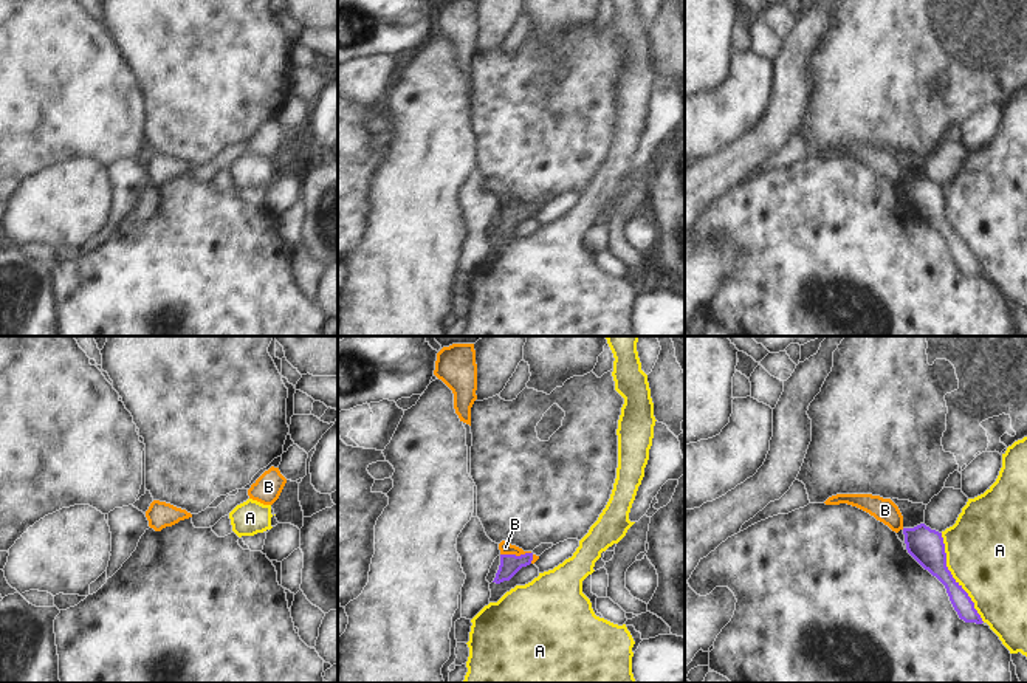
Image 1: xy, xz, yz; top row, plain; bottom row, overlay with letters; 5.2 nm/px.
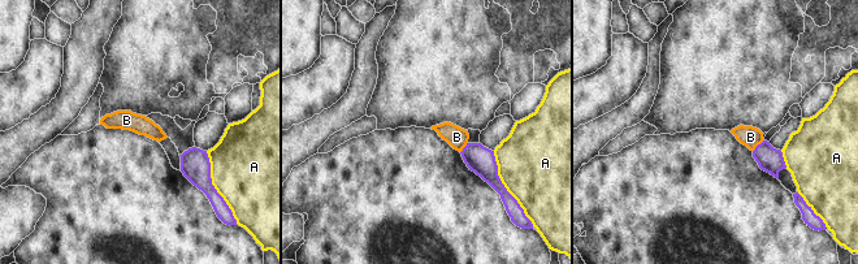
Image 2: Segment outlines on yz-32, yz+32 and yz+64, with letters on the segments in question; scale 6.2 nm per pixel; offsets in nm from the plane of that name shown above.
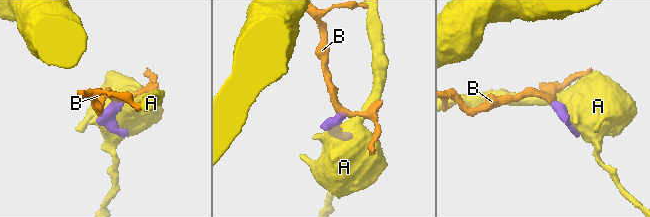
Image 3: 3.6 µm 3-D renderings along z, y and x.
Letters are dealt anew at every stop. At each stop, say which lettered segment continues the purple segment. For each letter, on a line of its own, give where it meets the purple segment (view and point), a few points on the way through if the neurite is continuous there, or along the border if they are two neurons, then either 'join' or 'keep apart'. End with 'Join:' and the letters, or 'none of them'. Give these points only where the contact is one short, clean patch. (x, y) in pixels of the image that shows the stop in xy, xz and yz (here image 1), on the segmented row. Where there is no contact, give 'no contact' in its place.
A: meets purple in yz at (953, 578); keep apart
B: meets purple in xz at (521, 555); border along xz (501, 553), (530, 553), (533, 559); keep apart
Join: none of them

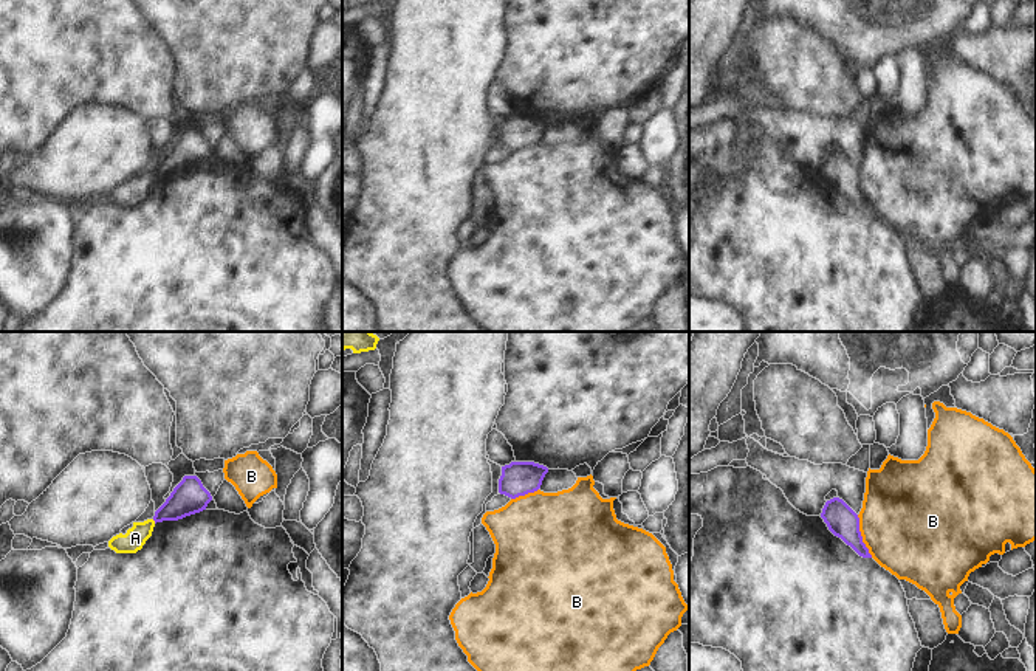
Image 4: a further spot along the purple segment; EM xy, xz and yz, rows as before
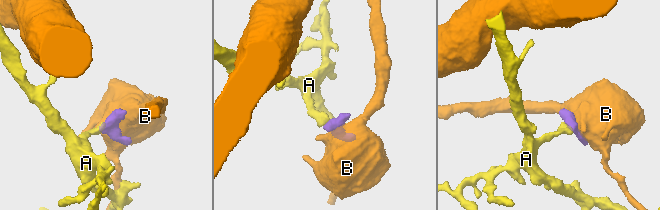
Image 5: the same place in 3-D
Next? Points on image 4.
A: meets purple in xy at (154, 519); border along xy (152, 519), (155, 523); keep apart
B: meets purple in yz at (861, 536); keep apart
Join: none of them

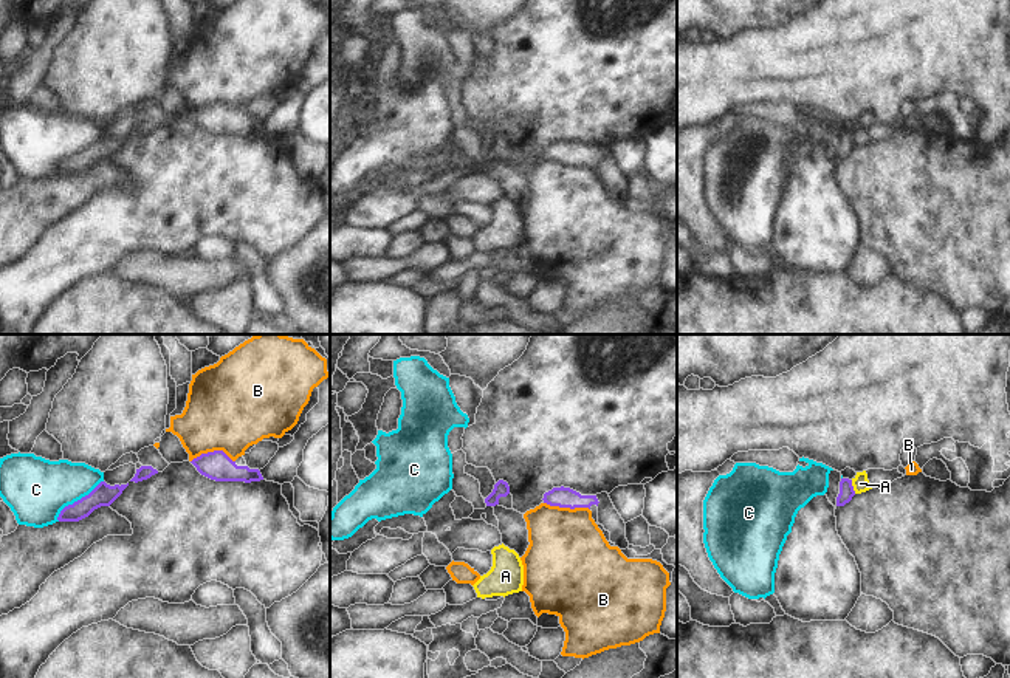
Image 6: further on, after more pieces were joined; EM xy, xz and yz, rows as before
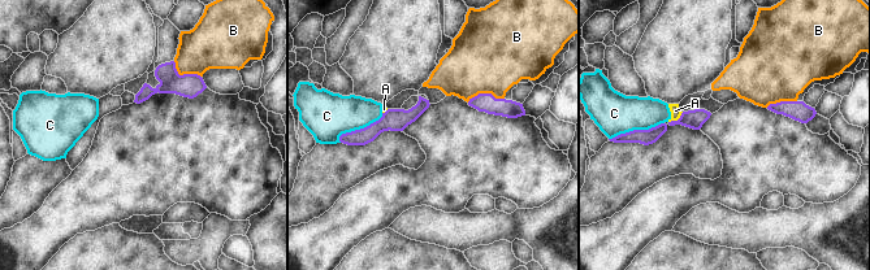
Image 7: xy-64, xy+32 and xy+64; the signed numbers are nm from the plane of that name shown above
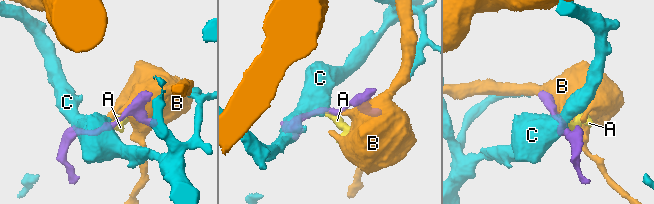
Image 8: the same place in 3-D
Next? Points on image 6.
A: meets purple in yz at (852, 486); border along yz (851, 480), (855, 493); keep apart
B: meets purple in xz at (567, 506); keep apart
C: meets purple in xy at (78, 500); keep apart
Join: none of them

